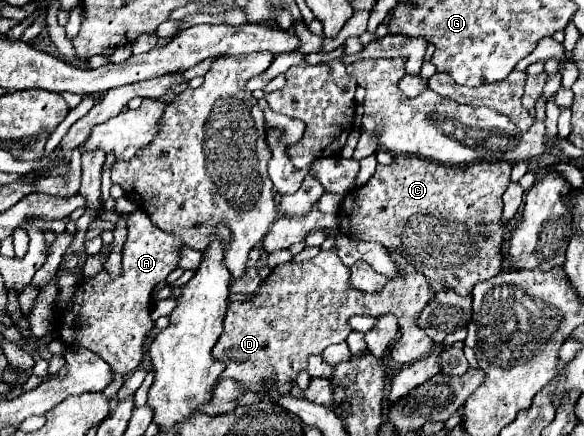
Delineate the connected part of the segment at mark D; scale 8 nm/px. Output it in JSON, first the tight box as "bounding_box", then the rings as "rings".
{"bounding_box":[213,247,435,397],"rings":[[[331,247],[329,251],[321,251],[317,257],[303,261],[303,263],[289,261],[289,263],[277,265],[271,271],[271,275],[261,283],[261,287],[257,289],[253,301],[231,303],[227,307],[227,315],[223,321],[223,333],[213,347],[213,357],[225,363],[225,371],[221,377],[231,377],[231,379],[239,381],[241,385],[245,385],[245,389],[257,391],[263,397],[267,397],[267,391],[263,389],[263,385],[265,385],[265,379],[273,375],[281,393],[291,391],[291,381],[297,377],[299,369],[307,367],[309,355],[319,355],[327,345],[343,343],[347,339],[347,335],[351,333],[347,319],[351,315],[377,317],[377,315],[393,313],[397,317],[398,325],[401,327],[401,337],[391,348],[390,354],[393,360],[399,364],[410,365],[419,357],[423,357],[425,353],[429,353],[433,347],[433,341],[425,335],[425,331],[421,327],[417,327],[415,317],[423,311],[423,307],[429,303],[429,299],[433,299],[435,291],[429,291],[429,279],[425,279],[425,275],[421,275],[421,271],[417,271],[399,251],[393,251],[391,255],[393,255],[397,267],[401,267],[401,275],[397,279],[387,281],[387,285],[379,293],[365,293],[365,291],[349,289],[349,273],[351,271],[347,265],[341,263],[335,247]]]}

